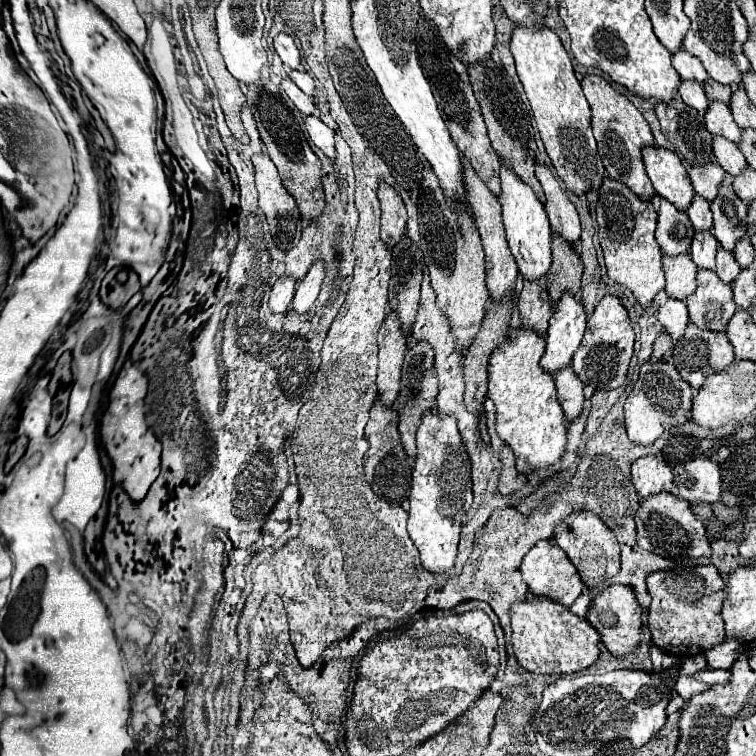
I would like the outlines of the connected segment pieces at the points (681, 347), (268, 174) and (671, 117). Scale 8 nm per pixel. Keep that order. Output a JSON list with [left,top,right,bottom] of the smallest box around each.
[[673,324,733,390],[253,154,303,250],[655,96,713,166]]

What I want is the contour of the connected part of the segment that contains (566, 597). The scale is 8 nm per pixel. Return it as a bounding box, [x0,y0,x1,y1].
[521,540,583,606]

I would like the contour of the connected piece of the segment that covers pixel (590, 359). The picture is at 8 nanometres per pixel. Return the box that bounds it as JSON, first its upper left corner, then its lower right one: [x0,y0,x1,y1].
[571,296,635,392]

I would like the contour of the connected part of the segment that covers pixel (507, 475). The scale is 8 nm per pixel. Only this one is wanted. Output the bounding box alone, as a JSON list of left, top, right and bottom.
[499,446,527,494]

